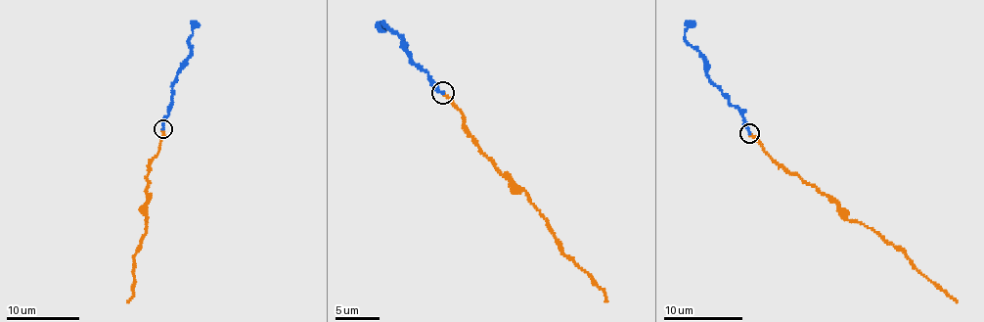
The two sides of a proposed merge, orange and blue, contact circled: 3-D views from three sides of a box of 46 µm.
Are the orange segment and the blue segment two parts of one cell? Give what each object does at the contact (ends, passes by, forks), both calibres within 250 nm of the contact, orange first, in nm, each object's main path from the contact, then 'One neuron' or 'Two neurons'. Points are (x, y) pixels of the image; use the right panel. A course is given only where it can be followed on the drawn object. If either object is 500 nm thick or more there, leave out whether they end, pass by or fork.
At the ring orange ends. At the ring blue ends. Thickness 190 nm (orange) against 160 nm. Course of orange: (750, 134), (774, 160), (834, 202), (841, 214), (877, 232), (956, 302). Course of blue: (750, 134), (738, 108), (709, 77), (699, 51), (685, 39), (686, 28), (694, 22). One neuron

